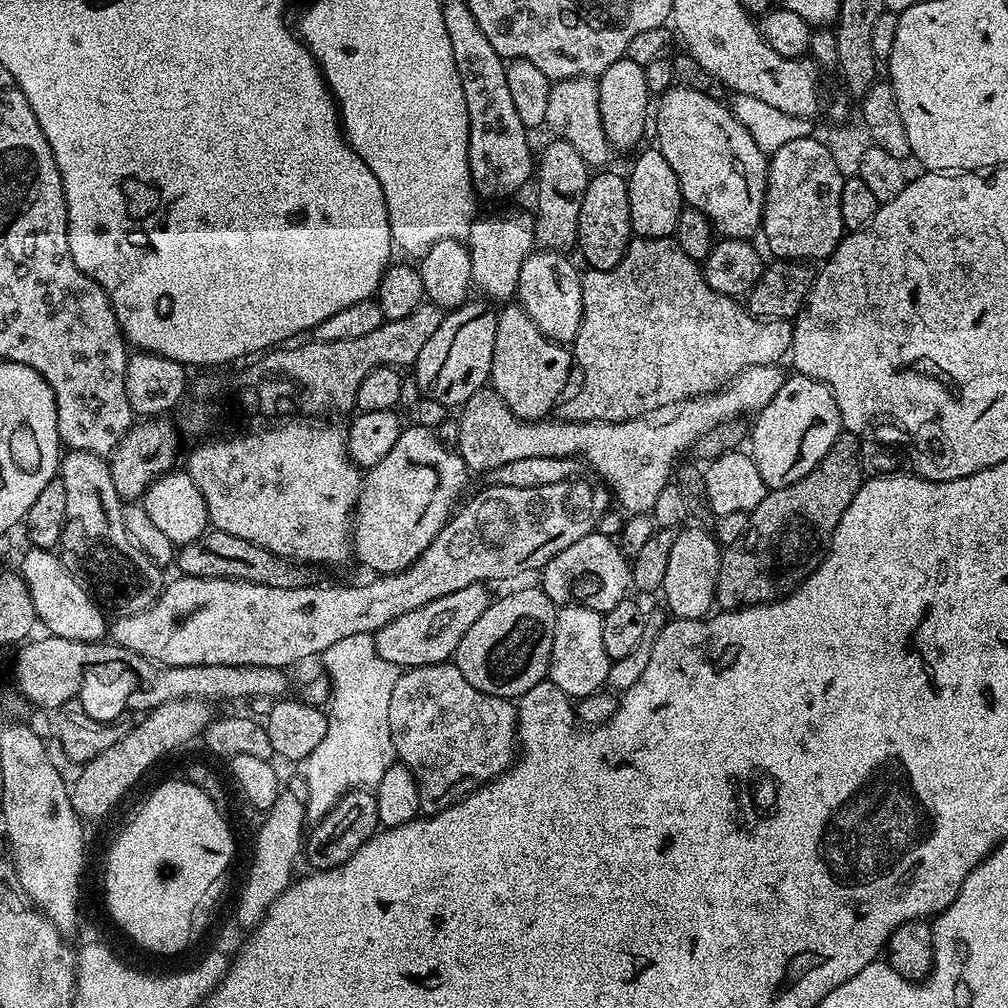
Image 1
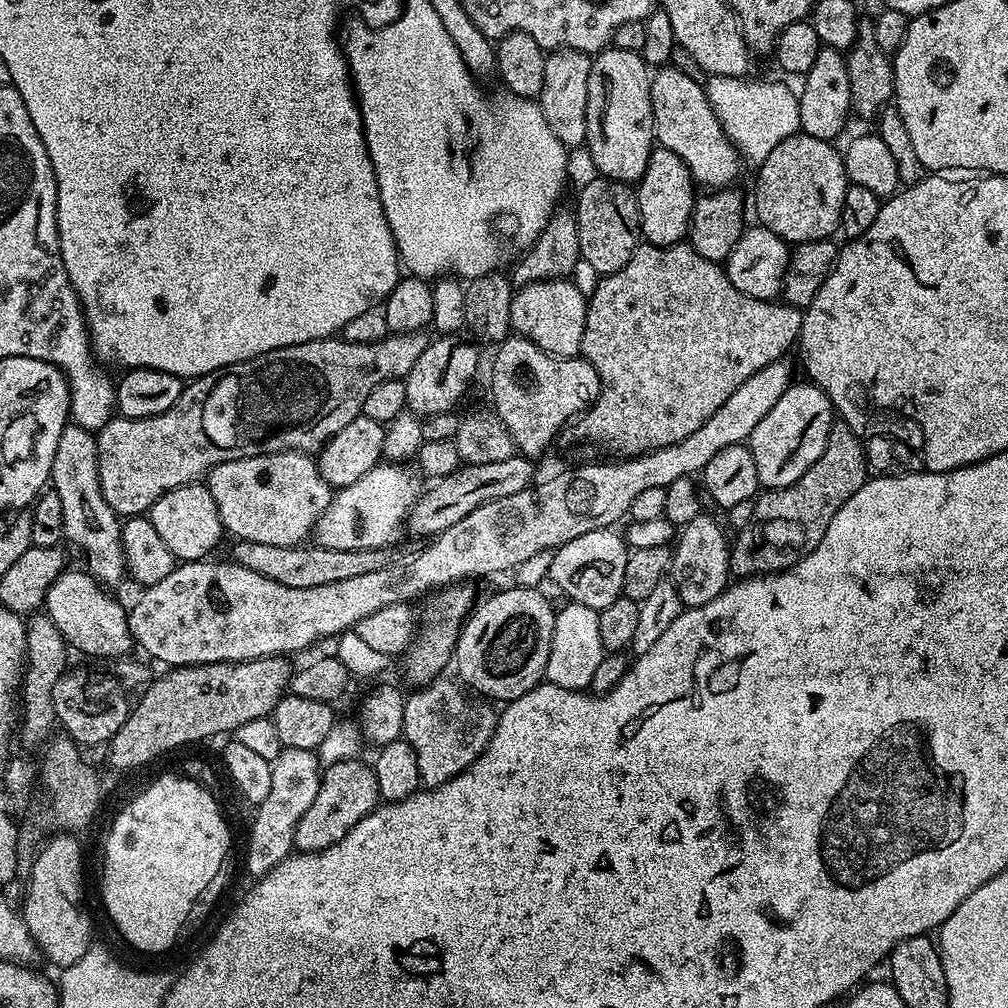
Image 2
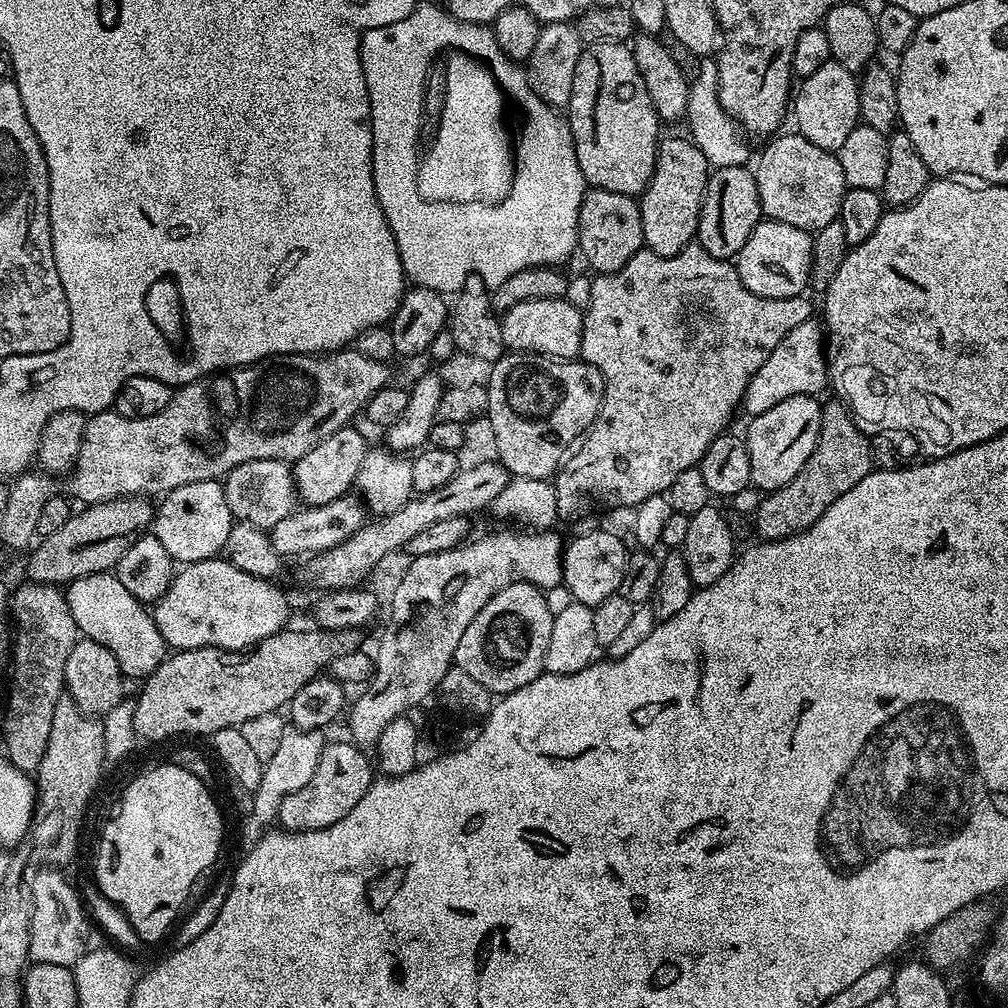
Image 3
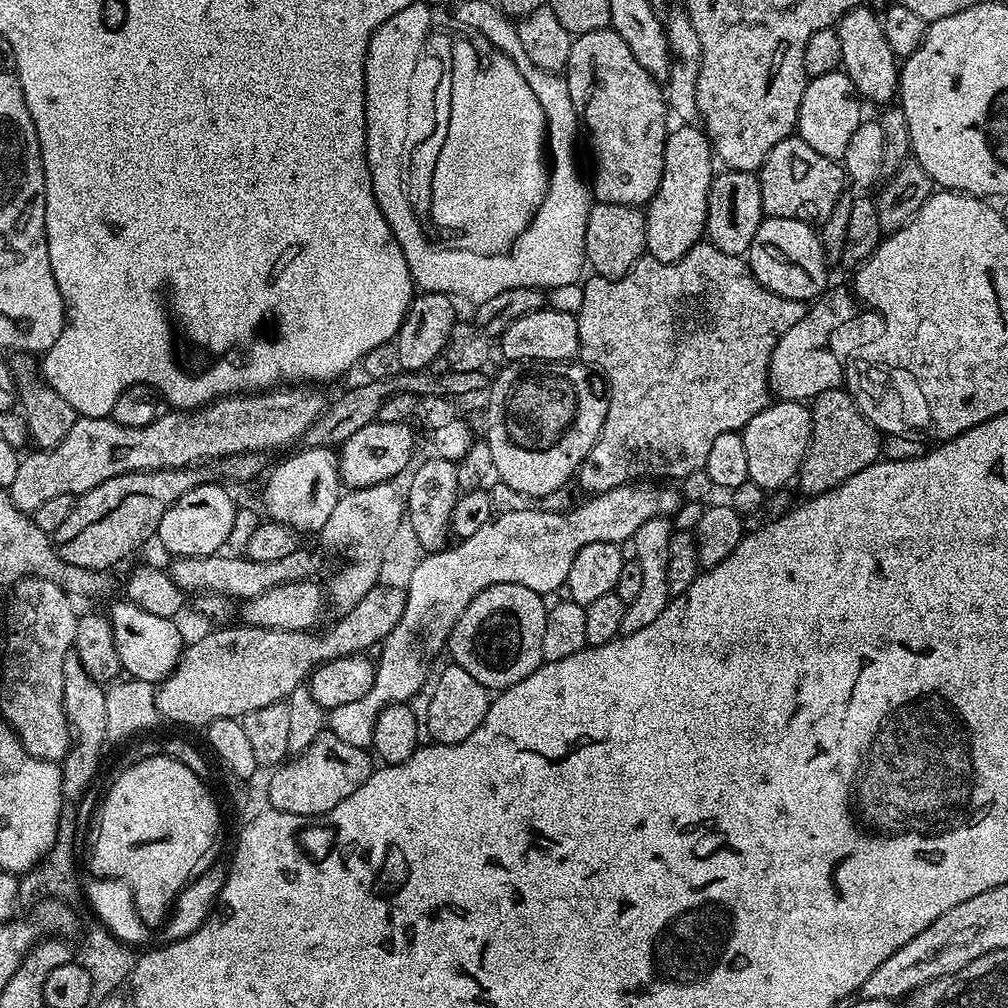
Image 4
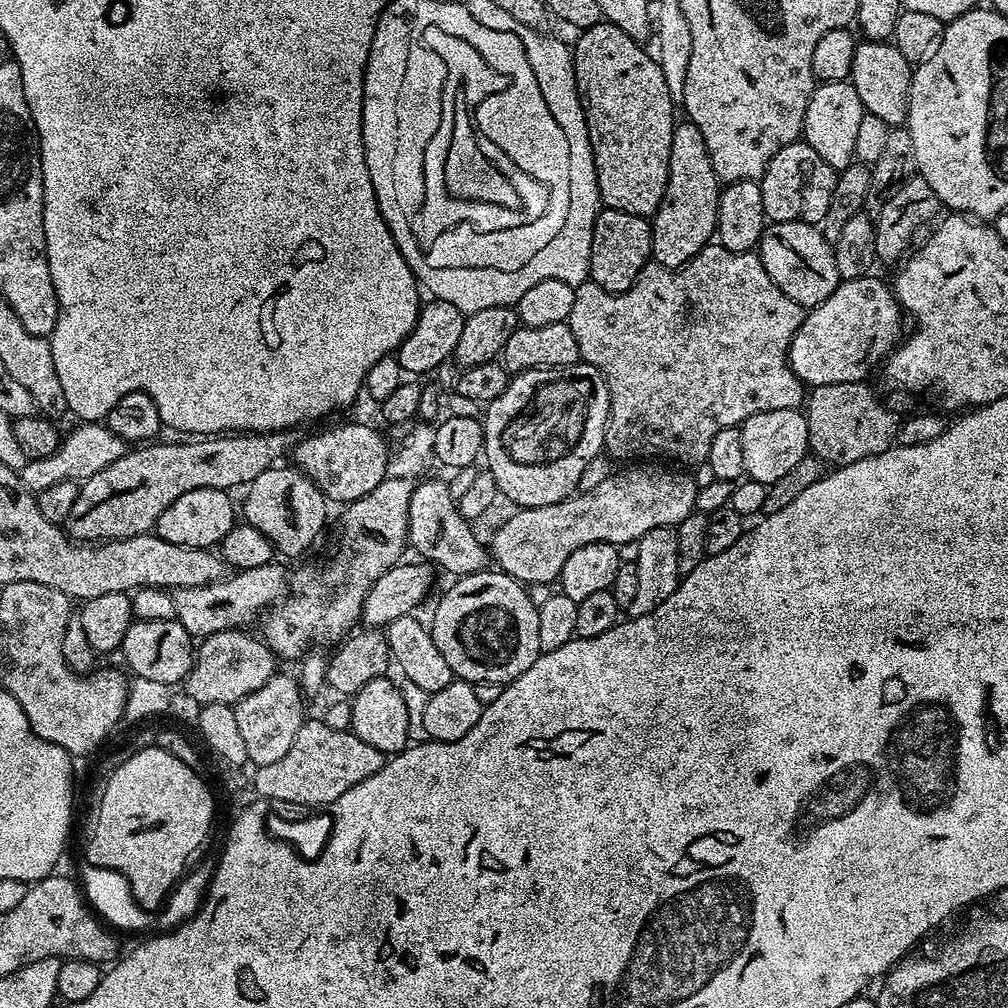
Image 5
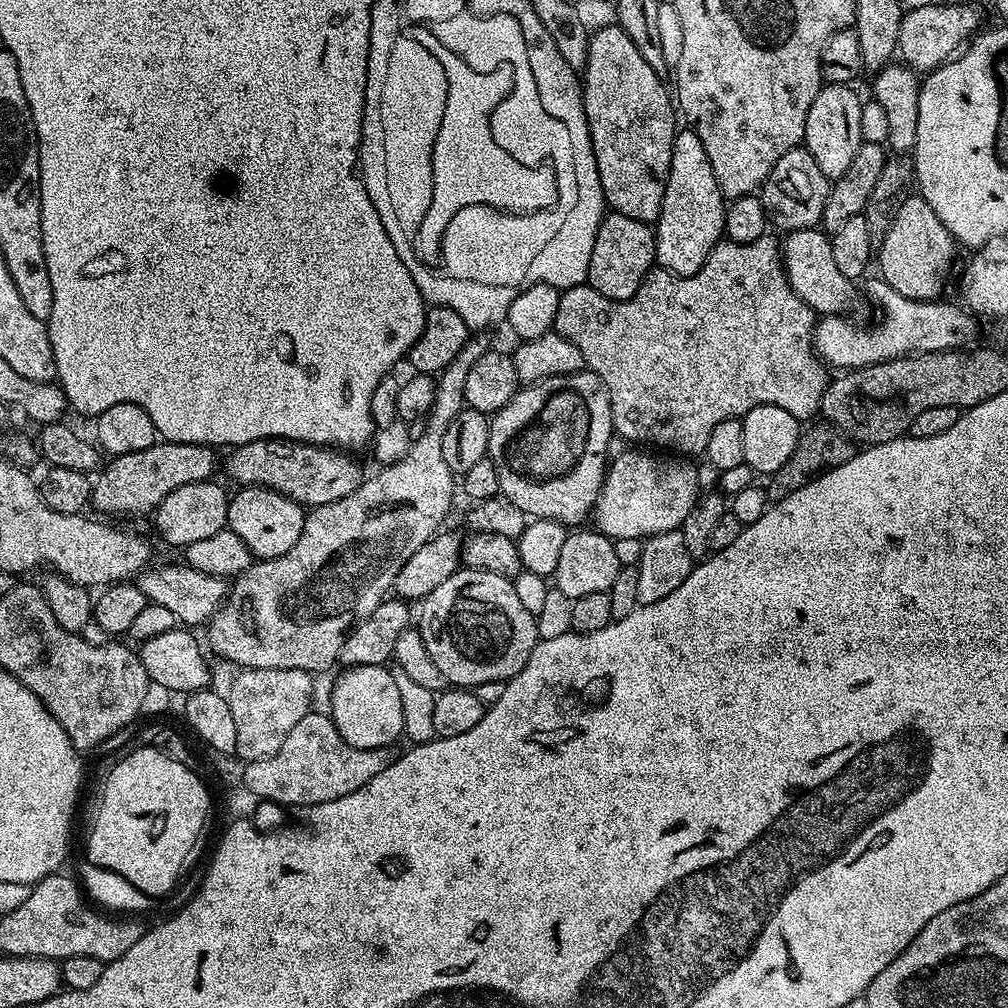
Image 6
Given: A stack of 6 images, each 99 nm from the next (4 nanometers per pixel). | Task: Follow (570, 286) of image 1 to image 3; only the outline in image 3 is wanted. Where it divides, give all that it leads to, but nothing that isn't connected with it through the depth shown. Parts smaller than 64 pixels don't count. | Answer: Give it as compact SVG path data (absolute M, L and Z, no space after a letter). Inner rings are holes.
M538 298L518 302L518 306L510 306L499 317L502 342L505 349L514 352L537 352L540 356L547 356L553 360L575 360L579 357L582 346L582 326L584 325L584 312L576 308L569 300L558 298Z

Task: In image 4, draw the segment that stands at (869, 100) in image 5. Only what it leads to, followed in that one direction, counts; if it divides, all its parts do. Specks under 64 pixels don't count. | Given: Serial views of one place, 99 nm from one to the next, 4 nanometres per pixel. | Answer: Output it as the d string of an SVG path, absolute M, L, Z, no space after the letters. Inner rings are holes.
M861 6L850 10L835 25L838 42L842 42L842 70L854 82L856 91L865 101L873 100L888 106L897 99L900 87L898 57L890 50L881 17L871 7Z

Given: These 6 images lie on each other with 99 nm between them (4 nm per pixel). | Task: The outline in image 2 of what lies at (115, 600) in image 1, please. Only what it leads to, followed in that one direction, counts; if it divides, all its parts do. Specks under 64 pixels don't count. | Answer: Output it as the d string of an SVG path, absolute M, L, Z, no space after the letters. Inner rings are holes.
M71 422L64 425L58 450L54 450L50 488L62 502L64 540L72 543L84 555L83 567L105 589L117 590L129 583L128 565L124 563L124 547L120 537L121 517L102 498L98 482L98 450L96 437L89 429Z

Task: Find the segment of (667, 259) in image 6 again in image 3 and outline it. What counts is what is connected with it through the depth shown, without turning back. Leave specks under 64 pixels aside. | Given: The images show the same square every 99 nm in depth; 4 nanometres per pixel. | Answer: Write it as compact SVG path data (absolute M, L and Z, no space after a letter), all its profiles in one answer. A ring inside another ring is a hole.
M665 135L656 150L656 169L647 190L639 197L642 234L648 249L659 256L677 256L696 240L698 218L708 185L710 165L702 150L687 135Z

